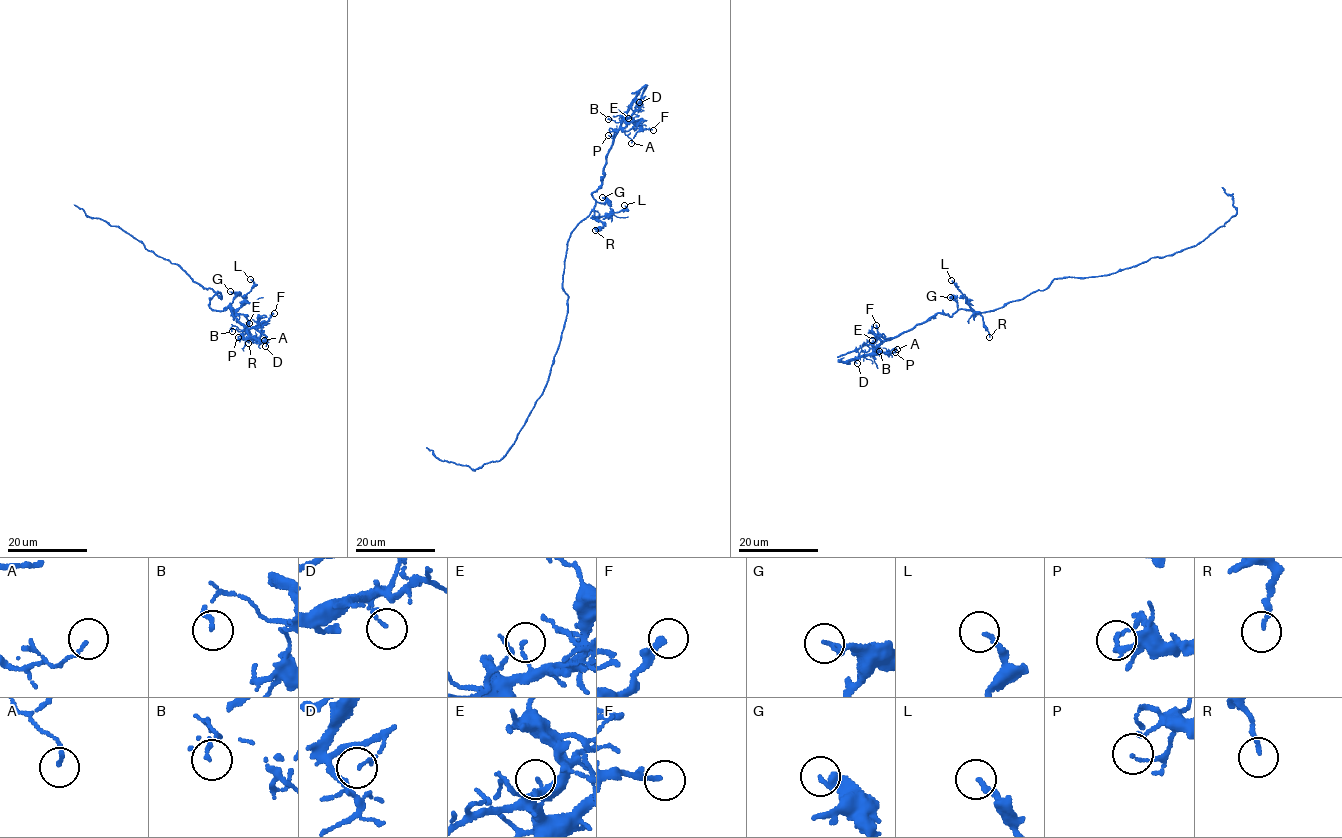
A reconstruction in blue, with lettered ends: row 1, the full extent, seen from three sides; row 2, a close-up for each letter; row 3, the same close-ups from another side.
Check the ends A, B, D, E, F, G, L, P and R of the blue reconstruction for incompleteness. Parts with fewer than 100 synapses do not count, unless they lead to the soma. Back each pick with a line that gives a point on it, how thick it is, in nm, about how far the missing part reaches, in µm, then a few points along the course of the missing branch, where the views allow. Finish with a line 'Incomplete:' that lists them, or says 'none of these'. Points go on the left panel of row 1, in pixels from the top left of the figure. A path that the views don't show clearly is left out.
Incomplete: none of these

